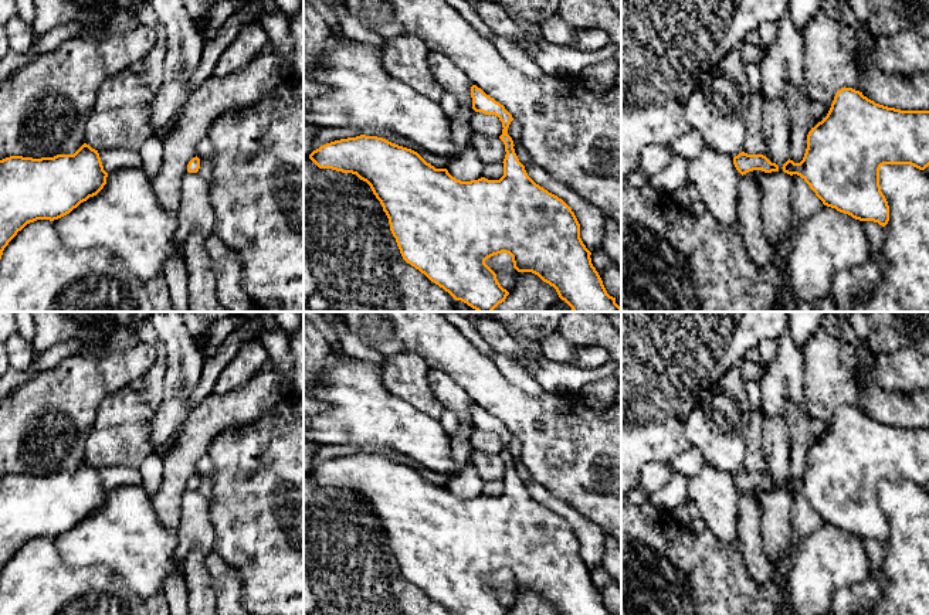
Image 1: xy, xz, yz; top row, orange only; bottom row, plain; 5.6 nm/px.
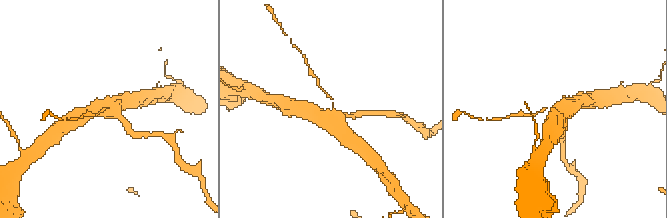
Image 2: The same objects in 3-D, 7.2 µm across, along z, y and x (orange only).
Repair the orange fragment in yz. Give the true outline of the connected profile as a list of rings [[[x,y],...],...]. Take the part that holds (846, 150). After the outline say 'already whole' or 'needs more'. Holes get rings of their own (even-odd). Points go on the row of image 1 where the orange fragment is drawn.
[[[852,88],[837,91],[827,116],[807,135],[807,149],[800,163],[787,160],[783,171],[800,176],[824,205],[835,208],[860,221],[874,221],[885,227],[889,221],[889,205],[879,186],[879,169],[884,164],[911,164],[919,170],[929,166],[929,111],[901,111],[888,108]]] | already whole

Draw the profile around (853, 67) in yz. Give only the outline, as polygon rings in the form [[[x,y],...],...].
[[[828,16],[813,17],[801,30],[806,95],[828,109],[841,88],[852,88],[861,92],[862,64],[855,50],[858,44],[855,41],[848,43],[845,33],[845,27]]]

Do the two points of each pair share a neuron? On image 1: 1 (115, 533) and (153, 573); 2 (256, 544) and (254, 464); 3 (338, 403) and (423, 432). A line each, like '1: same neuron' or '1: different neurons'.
1: same neuron
2: same neuron
3: same neuron

